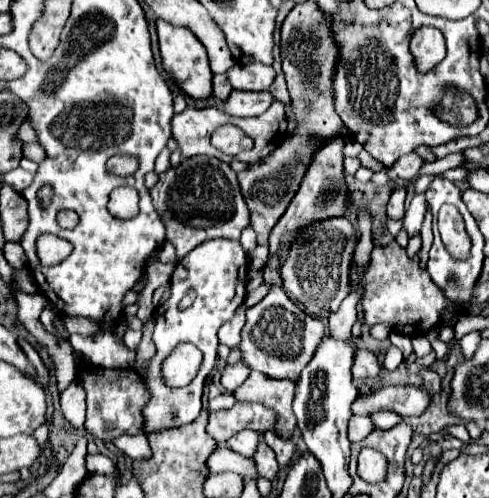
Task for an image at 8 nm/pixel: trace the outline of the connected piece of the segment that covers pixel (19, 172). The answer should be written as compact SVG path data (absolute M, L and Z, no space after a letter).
M15 168L15 170L11 170L11 172L7 172L3 176L3 182L9 184L17 192L21 192L23 188L27 188L31 184L31 180L33 180L33 174L27 172L27 170L23 170L23 168Z

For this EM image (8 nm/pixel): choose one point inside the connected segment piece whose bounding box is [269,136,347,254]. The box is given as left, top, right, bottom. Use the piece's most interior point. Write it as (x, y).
(321, 195)

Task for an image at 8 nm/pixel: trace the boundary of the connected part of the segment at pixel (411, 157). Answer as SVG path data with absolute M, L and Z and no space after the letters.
M411 152L393 164L389 170L389 177L390 179L407 178L407 180L415 178L423 164L425 164L425 160L417 152Z

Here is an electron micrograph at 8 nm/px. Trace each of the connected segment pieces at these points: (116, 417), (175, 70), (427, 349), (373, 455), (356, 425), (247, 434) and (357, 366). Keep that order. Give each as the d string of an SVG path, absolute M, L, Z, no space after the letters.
M81 362L77 368L77 378L87 396L87 420L85 430L89 436L109 442L119 434L139 434L141 432L141 408L147 402L147 394L143 382L133 370L113 370L93 366L89 362Z
M157 18L157 36L159 36L159 50L165 72L169 72L177 86L187 92L191 98L209 98L211 96L211 68L207 60L207 52L203 44L199 44L197 36L183 26L171 26L165 20Z
M417 336L417 338L413 338L413 352L415 352L419 358L431 354L433 348L431 348L429 338L427 338L427 336Z
M363 448L357 458L357 474L365 482L381 482L387 476L387 458L373 450L373 448Z
M351 416L351 424L349 424L349 440L351 442L365 440L373 430L375 430L375 426L369 416Z
M241 430L235 436L231 436L227 440L227 446L241 454L241 456L251 456L251 452L255 452L255 444L259 442L259 432L255 430Z
M357 350L355 354L355 362L353 362L353 376L355 378L375 378L379 374L381 366L377 356L371 350Z

